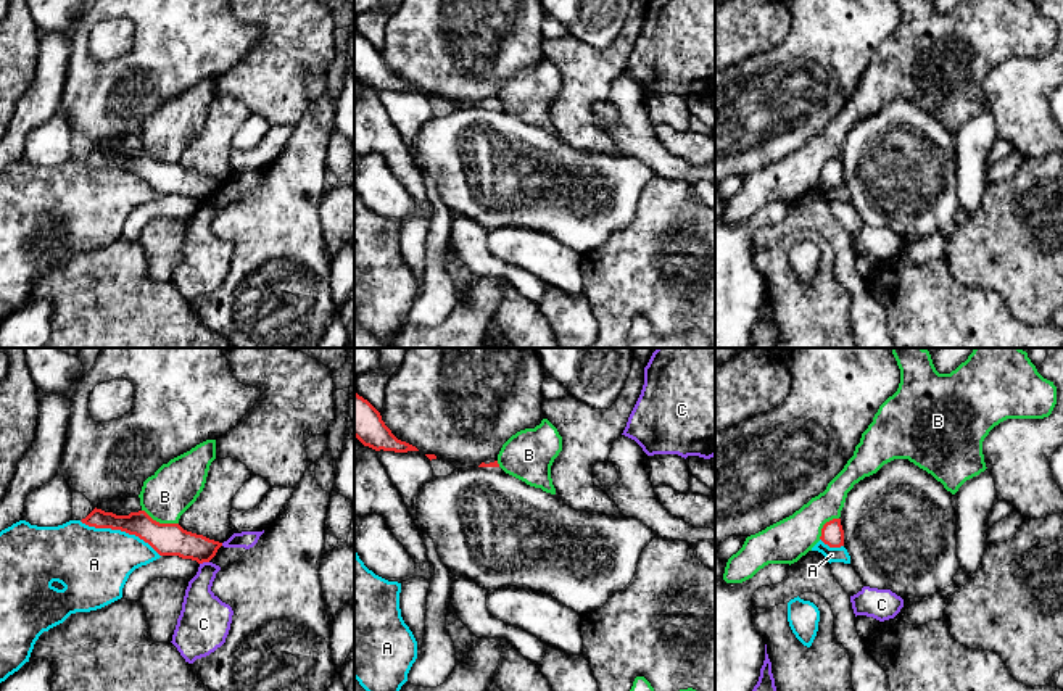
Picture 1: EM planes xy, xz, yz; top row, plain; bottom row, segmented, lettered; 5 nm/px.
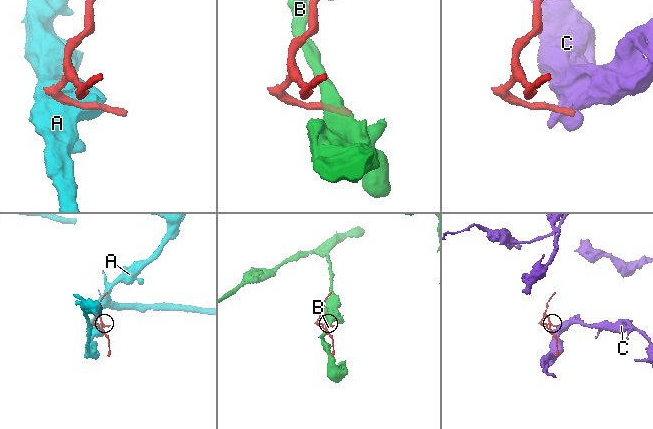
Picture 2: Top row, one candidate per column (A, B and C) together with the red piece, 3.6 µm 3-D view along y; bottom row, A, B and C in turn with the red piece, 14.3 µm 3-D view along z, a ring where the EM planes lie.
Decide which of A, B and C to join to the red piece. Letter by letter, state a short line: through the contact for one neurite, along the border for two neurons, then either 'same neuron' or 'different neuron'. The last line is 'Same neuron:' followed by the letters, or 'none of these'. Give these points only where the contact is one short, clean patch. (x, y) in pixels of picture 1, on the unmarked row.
A: different neuron
B: line xy (142, 148), (160, 161), (177, 163); different neuron
C: line xy (208, 200), (200, 203); different neuron
Same neuron: none of these

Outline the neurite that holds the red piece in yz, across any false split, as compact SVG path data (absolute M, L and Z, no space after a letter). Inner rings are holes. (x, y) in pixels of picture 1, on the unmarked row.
M833 158L826 161L821 168L820 179L828 184L829 187L841 187L844 185L844 169L841 164L841 158Z

